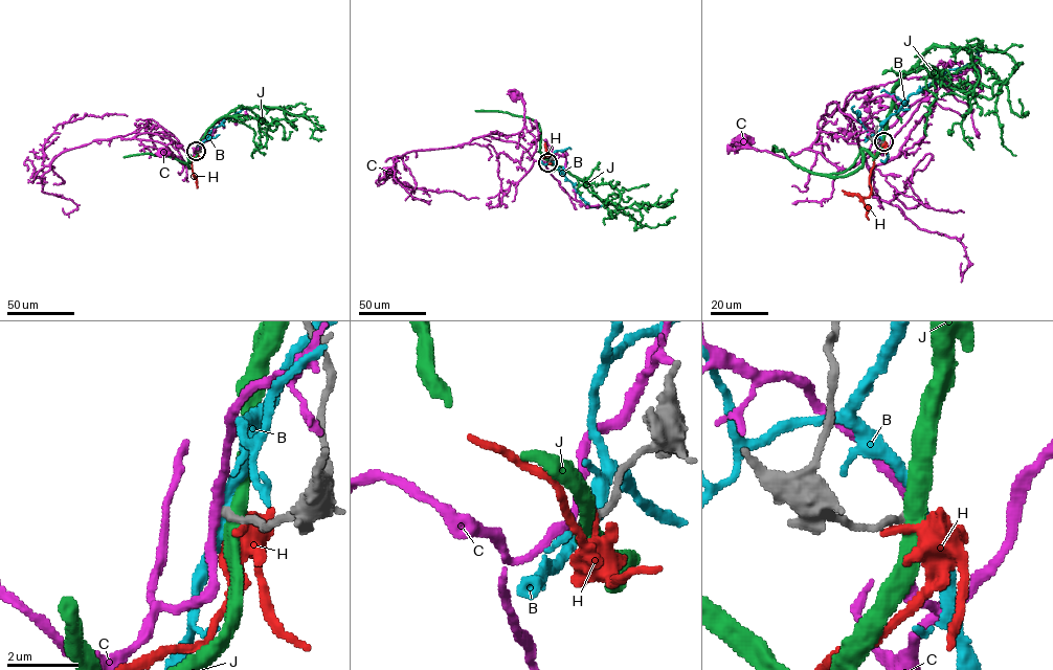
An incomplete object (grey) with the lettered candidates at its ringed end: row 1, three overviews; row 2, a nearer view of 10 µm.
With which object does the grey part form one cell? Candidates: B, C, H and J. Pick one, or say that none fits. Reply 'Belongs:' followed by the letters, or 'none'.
Belongs: none

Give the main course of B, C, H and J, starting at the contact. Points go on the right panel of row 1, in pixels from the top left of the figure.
B: (882, 141), (878, 134), (881, 126), (910, 94), (948, 70), (966, 66), (978, 57), (979, 50), (976, 52)
C: (882, 141), (880, 153), (879, 135), (835, 102), (827, 106), (813, 142), (787, 157), (752, 149), (741, 137)
H: (881, 142), (883, 148), (875, 156), (870, 179), (871, 193), (863, 200), (869, 219)
J: (882, 141), (893, 87), (934, 45), (982, 47), (970, 52), (979, 81), (970, 111), (961, 115)

